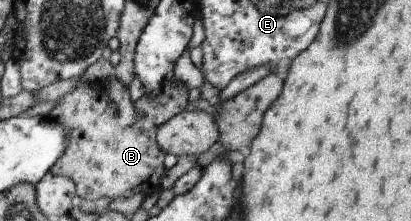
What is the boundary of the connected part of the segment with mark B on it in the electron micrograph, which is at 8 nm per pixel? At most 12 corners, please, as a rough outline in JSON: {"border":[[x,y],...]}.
{"border":[[104,79],[80,81],[44,116],[63,126],[48,172],[78,200],[156,191],[159,125],[188,88],[166,82],[117,123]]}

